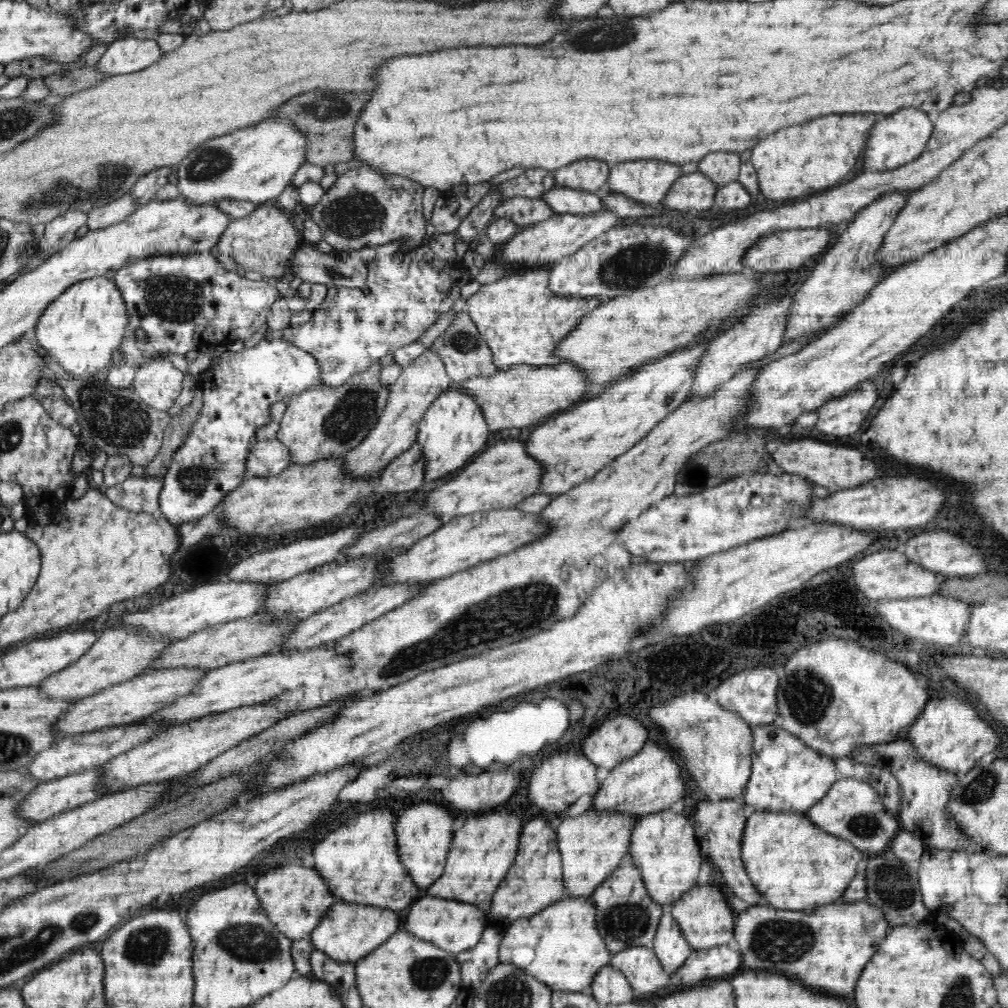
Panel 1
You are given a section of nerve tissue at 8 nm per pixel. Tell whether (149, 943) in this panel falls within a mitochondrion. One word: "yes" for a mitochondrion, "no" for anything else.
yes

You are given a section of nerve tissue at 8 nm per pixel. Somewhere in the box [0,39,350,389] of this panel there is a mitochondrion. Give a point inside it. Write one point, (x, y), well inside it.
(107, 181)

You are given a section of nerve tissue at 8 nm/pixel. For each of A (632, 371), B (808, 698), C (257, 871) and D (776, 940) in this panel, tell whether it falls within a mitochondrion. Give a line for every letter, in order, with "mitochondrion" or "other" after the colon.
A: other
B: mitochondrion
C: other
D: mitochondrion

